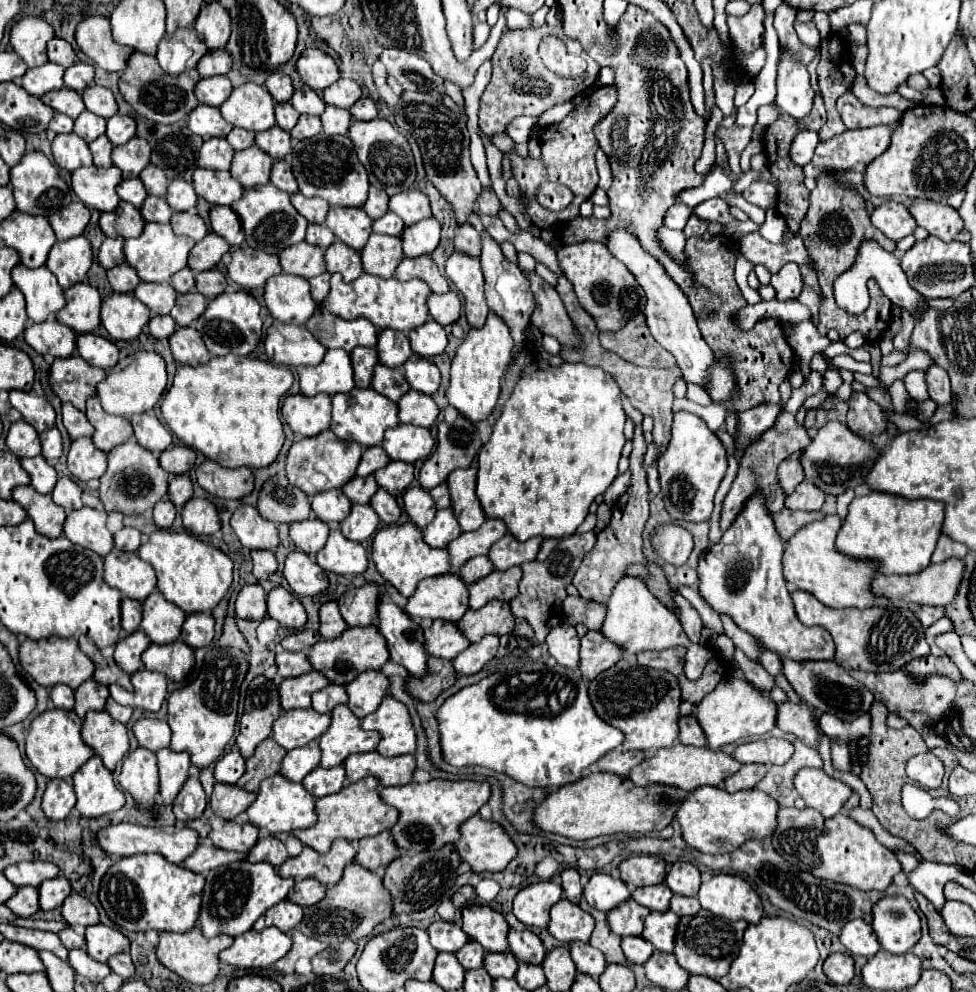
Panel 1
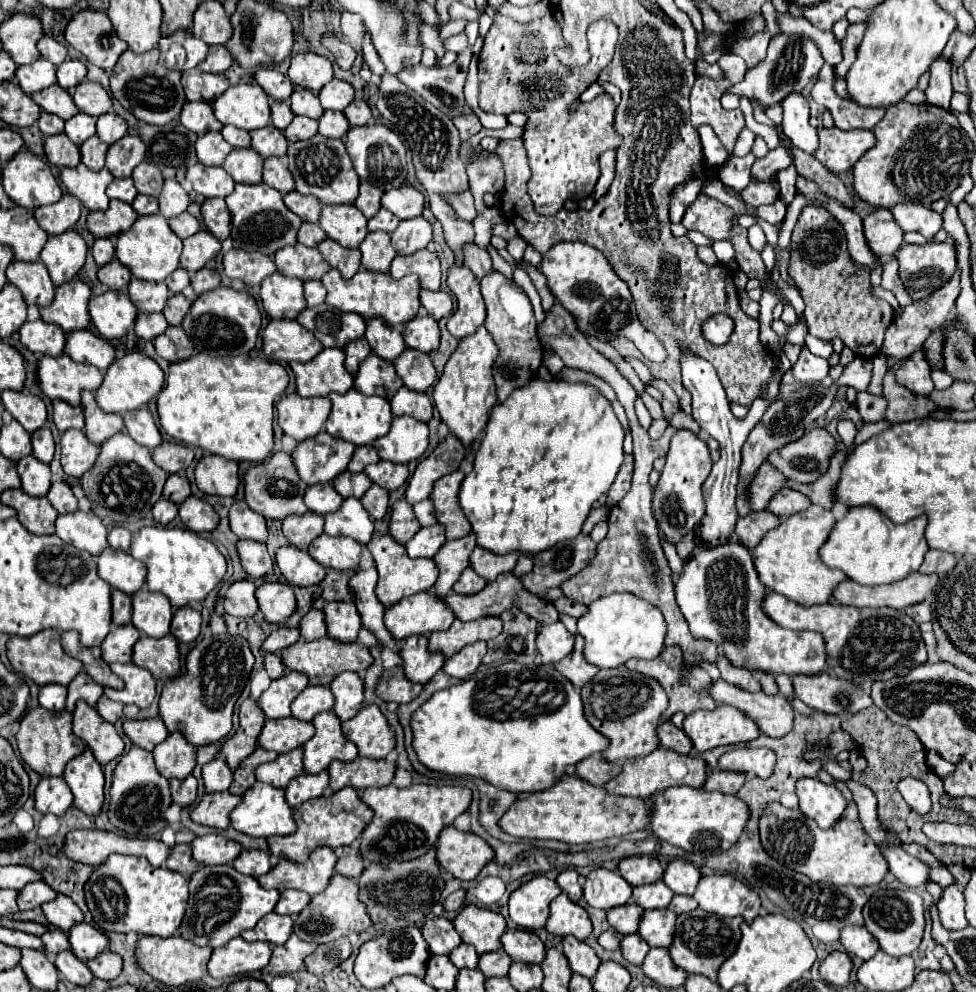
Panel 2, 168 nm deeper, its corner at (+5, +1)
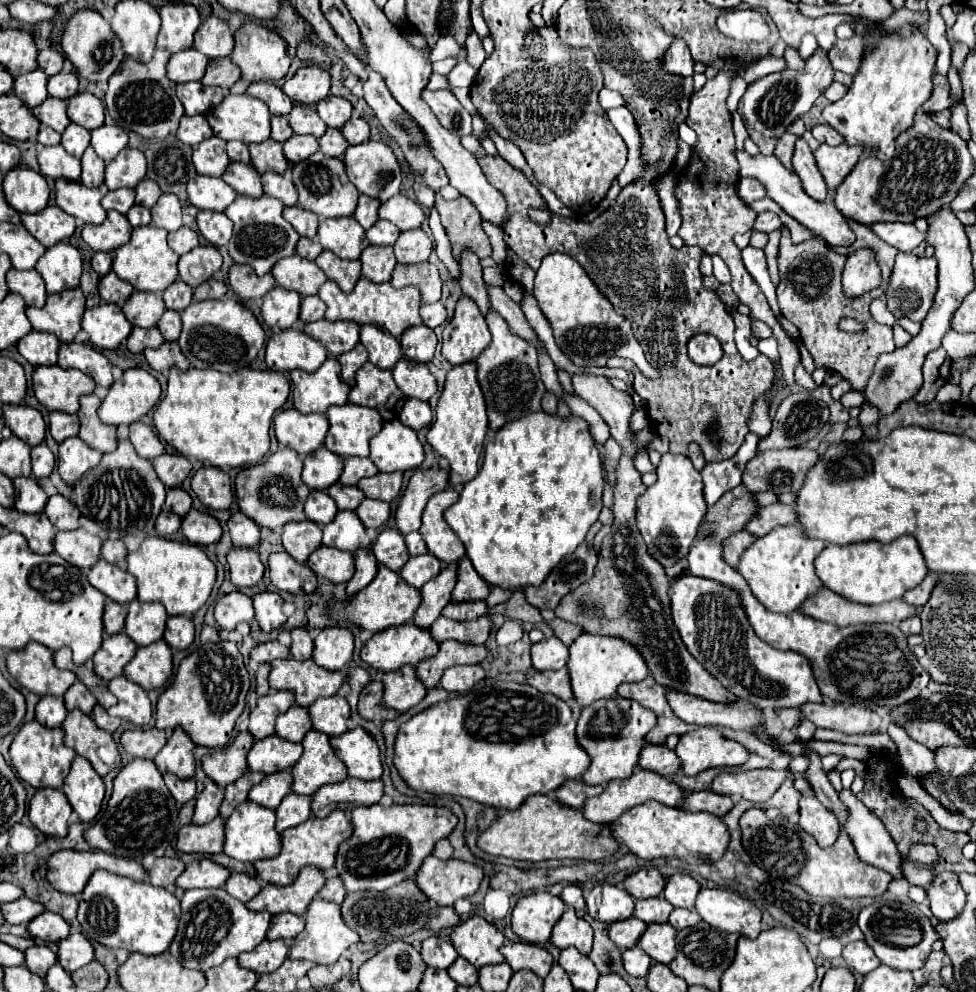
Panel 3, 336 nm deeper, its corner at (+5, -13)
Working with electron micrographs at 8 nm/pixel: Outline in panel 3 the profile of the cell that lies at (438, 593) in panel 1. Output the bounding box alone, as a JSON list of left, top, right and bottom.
[360,622,440,672]

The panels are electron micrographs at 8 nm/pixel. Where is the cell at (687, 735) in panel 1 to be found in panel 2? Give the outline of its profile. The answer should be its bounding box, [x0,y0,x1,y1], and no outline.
[658,722,692,754]

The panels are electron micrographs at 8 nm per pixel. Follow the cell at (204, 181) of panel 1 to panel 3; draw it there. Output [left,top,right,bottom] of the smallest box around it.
[188,176,236,212]

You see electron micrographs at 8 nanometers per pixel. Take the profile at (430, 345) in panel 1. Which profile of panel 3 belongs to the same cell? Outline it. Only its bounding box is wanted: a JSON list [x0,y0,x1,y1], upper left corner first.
[400,324,436,364]

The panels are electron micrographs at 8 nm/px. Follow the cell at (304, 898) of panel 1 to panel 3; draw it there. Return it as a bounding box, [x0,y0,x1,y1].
[266,912,306,940]

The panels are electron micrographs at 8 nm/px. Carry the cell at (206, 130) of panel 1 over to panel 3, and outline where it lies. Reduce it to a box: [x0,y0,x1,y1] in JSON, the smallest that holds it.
[178,116,212,146]

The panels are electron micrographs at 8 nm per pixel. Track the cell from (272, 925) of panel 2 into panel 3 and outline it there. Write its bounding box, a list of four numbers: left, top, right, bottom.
[238,940,288,974]

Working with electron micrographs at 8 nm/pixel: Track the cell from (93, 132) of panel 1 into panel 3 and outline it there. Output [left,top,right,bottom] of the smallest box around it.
[62,124,90,158]

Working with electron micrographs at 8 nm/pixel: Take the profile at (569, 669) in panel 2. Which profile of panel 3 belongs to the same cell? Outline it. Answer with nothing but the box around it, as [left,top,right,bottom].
[526,668,574,704]

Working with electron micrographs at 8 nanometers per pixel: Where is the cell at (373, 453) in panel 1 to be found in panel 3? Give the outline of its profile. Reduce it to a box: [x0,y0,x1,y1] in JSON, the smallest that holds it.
[340,456,378,486]

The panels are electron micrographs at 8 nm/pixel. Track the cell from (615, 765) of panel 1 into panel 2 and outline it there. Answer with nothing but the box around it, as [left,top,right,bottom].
[576,754,620,786]

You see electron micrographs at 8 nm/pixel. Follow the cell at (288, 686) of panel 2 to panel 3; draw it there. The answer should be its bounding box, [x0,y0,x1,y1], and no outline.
[248,690,294,740]

